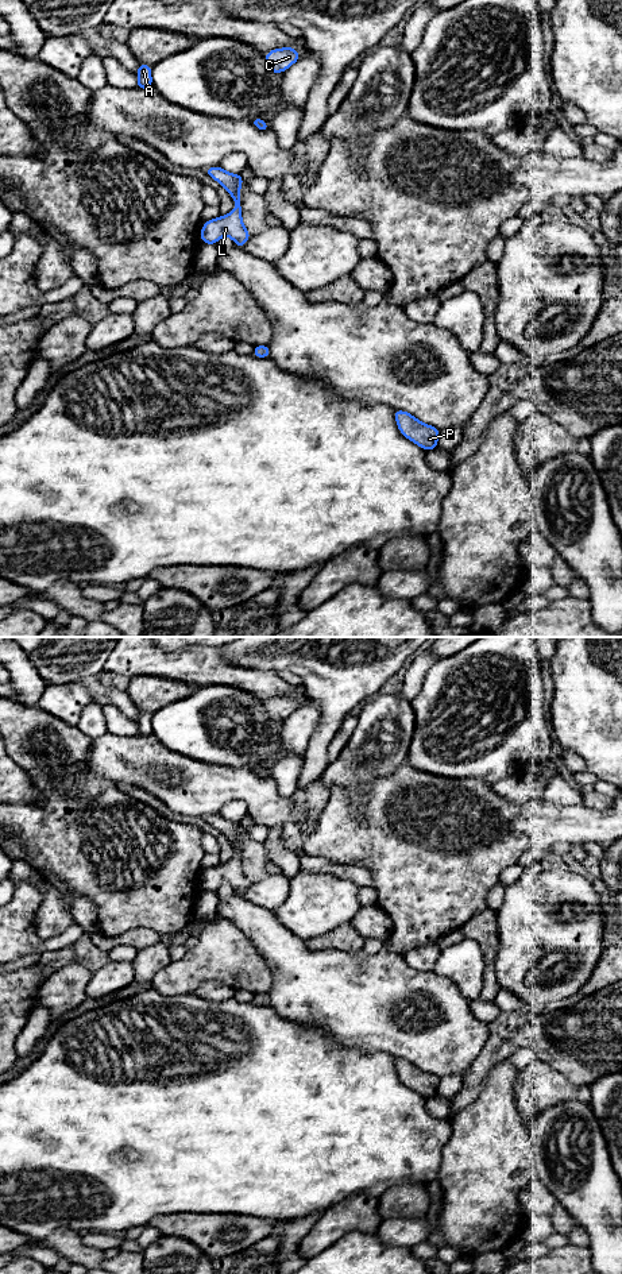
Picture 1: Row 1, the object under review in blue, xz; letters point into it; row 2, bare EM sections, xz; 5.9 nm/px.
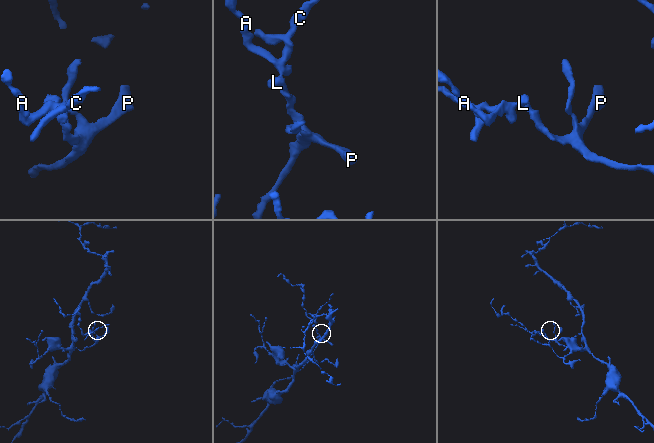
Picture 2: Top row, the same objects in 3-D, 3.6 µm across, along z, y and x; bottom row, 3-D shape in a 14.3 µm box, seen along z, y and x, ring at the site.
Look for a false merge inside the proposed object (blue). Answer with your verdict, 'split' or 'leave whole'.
leave whole

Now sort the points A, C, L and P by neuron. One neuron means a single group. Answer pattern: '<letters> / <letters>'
A C L P

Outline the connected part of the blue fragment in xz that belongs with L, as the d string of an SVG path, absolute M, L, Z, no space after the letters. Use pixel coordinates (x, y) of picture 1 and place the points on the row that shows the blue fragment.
M220 166L208 167L204 171L216 179L232 196L235 209L225 216L205 221L200 232L201 242L216 244L223 236L229 236L237 247L243 247L251 235L243 224L240 211L240 186L244 184L242 175L228 173Z

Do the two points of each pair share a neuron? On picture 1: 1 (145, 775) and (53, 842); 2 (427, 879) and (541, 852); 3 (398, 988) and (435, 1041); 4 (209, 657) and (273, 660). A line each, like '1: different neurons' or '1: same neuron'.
1: different neurons
2: same neuron
3: same neuron
4: different neurons

